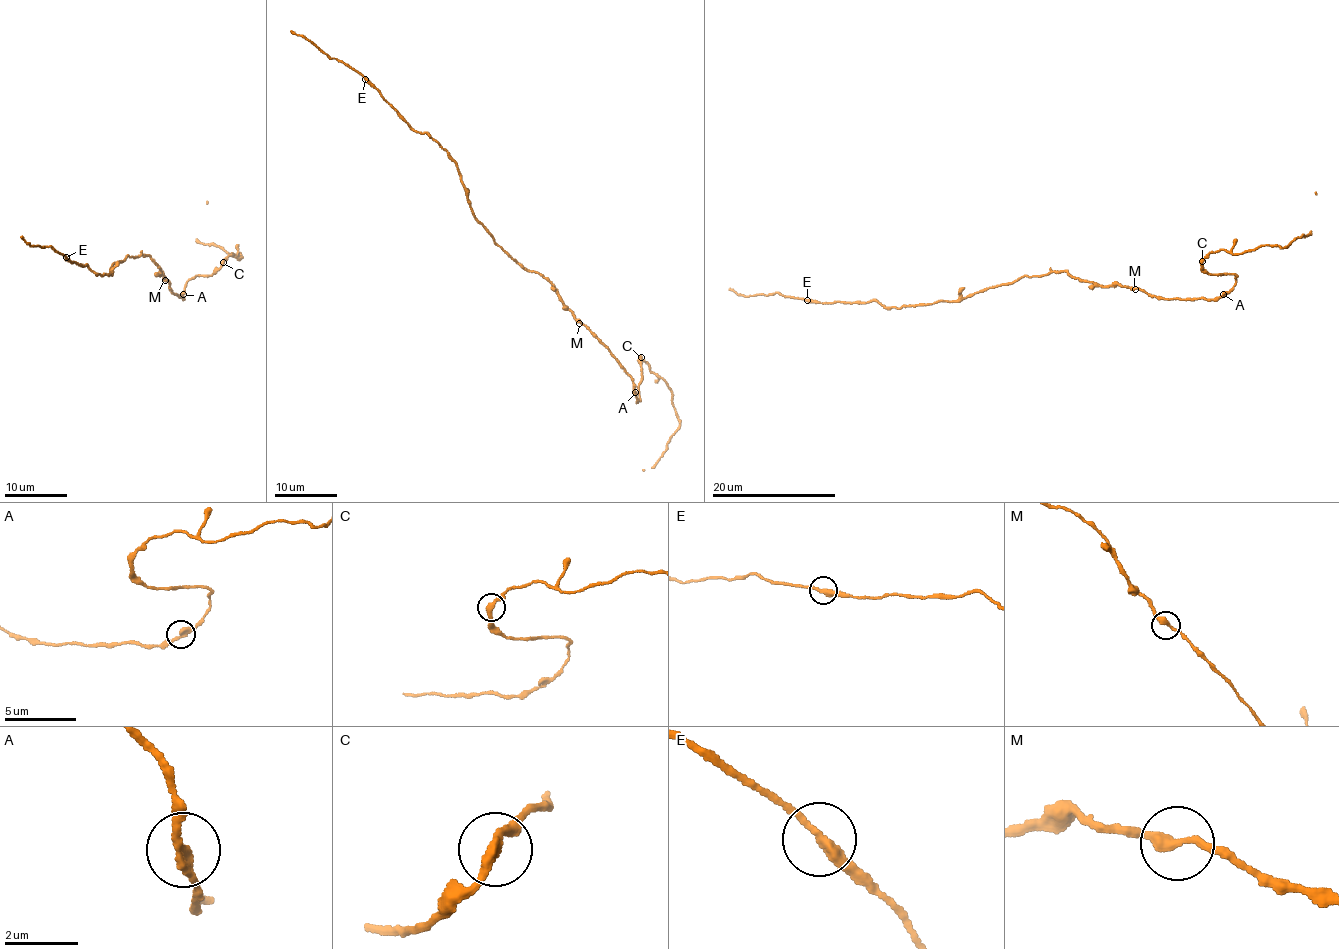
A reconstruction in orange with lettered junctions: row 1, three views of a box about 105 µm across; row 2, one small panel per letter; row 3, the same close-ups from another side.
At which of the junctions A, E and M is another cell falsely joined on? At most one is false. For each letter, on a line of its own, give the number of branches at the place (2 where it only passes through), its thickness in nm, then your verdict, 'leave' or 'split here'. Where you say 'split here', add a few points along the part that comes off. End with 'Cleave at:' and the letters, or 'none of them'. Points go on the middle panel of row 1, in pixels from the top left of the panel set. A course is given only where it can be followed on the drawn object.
A: 2 branches meet; 280 nm thick; leave
E: 2 branches meet; 280 nm thick; leave
M: 2 branches meet; 280 nm thick; leave
Cleave at: none of them

